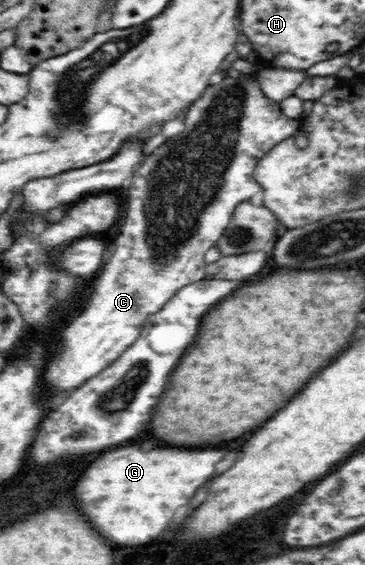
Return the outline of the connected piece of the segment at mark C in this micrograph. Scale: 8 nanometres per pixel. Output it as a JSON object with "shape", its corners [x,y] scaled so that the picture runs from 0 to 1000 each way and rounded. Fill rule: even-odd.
{"shape":[[[682,92],[668,106],[679,108],[693,124],[679,129],[660,129],[647,138],[614,138],[595,149],[570,150],[570,156],[559,159],[553,170],[537,175],[532,182],[515,191],[504,211],[507,230],[471,244],[460,244],[449,251],[449,258],[438,258],[433,265],[422,265],[400,287],[367,303],[367,319],[362,319],[362,329],[351,333],[351,365],[340,372],[340,404],[329,404],[329,414],[318,421],[318,442],[307,450],[307,457],[296,460],[296,467],[274,478],[268,492],[252,492],[252,497],[263,496],[263,513],[236,542],[236,549],[197,566],[197,573],[170,588],[170,609],[159,609],[148,630],[137,634],[132,648],[126,648],[126,662],[121,662],[121,673],[126,673],[126,687],[132,687],[132,701],[153,701],[153,697],[175,697],[175,694],[192,694],[203,687],[219,685],[236,673],[252,669],[279,658],[290,648],[301,648],[342,619],[370,609],[373,600],[384,595],[386,581],[400,570],[408,559],[427,556],[438,547],[449,545],[449,540],[463,533],[496,510],[515,506],[515,503],[534,501],[537,497],[559,494],[562,488],[562,450],[573,439],[595,435],[595,425],[611,416],[614,405],[633,395],[636,375],[671,356],[699,356],[718,343],[721,336],[712,331],[712,324],[699,319],[696,304],[701,290],[710,288],[712,281],[721,281],[732,274],[734,265],[742,265],[756,255],[773,251],[773,248],[789,246],[789,241],[808,239],[816,223],[822,221],[819,211],[789,209],[767,191],[767,182],[753,177],[740,177],[712,156],[704,131],[712,127],[712,120],[699,120],[699,106],[704,99],[693,92]]]}

